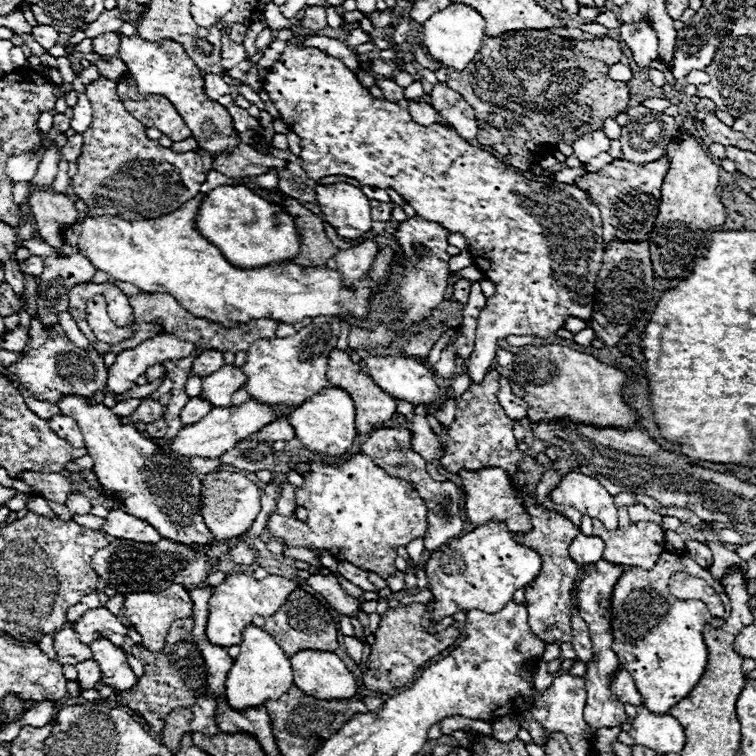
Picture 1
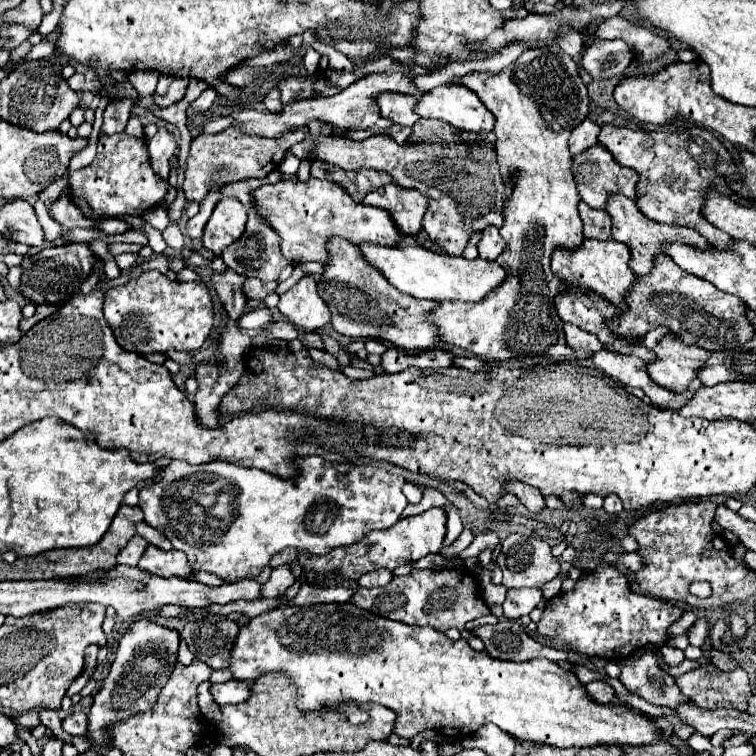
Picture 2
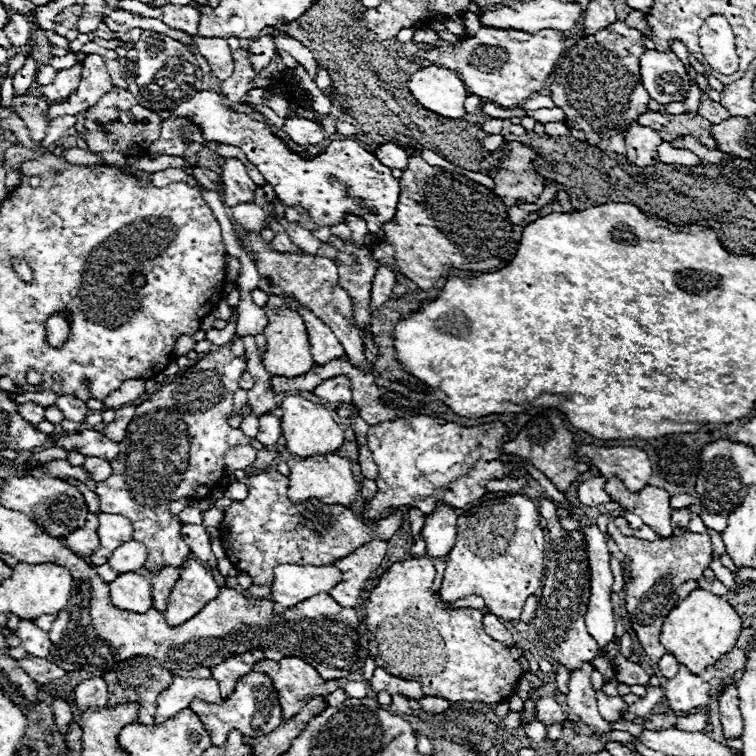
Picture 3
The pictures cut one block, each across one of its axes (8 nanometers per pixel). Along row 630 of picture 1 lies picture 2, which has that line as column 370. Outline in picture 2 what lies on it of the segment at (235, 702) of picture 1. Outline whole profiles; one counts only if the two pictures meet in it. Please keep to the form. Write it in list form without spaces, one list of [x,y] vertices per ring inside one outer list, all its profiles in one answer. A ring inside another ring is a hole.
[[[360,244],[358,246],[364,260],[374,266],[394,288],[404,294],[410,294],[420,300],[462,300],[462,302],[478,302],[490,288],[496,288],[506,278],[504,268],[498,262],[486,262],[480,256],[474,260],[452,258],[442,252],[434,252],[422,246],[376,246],[376,244]]]

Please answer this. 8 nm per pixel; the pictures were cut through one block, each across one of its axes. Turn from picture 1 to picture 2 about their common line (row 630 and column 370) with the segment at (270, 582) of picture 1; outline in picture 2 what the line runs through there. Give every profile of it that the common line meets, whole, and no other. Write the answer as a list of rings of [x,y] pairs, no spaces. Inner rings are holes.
[[[310,176],[308,182],[282,178],[280,182],[260,186],[250,194],[258,216],[280,236],[280,250],[284,258],[294,264],[304,264],[310,260],[322,264],[322,260],[326,260],[322,244],[326,244],[330,236],[342,236],[352,244],[372,242],[382,246],[396,246],[402,238],[398,228],[394,228],[394,222],[388,218],[388,212],[374,206],[356,204],[350,194],[328,180],[318,180],[314,176]]]

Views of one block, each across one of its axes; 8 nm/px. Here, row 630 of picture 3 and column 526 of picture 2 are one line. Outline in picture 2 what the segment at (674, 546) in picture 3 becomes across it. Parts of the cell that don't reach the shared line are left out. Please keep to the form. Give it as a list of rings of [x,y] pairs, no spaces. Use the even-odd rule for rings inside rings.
[[[500,620],[494,626],[476,626],[472,630],[474,636],[478,636],[486,652],[494,658],[502,660],[514,660],[514,662],[526,662],[532,658],[548,658],[550,662],[562,662],[568,660],[568,654],[562,650],[548,648],[534,638],[530,638],[526,632],[520,632],[518,622],[510,620]]]

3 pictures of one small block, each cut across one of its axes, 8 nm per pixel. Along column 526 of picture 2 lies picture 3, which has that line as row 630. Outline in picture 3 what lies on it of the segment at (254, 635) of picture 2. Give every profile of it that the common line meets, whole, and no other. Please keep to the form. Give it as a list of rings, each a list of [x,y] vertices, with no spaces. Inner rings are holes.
[[[698,588],[690,592],[682,602],[678,602],[678,606],[668,614],[660,632],[660,642],[668,652],[674,654],[680,664],[692,670],[692,674],[700,674],[708,666],[714,666],[724,654],[728,654],[736,646],[740,630],[742,620],[728,604],[728,600]]]

